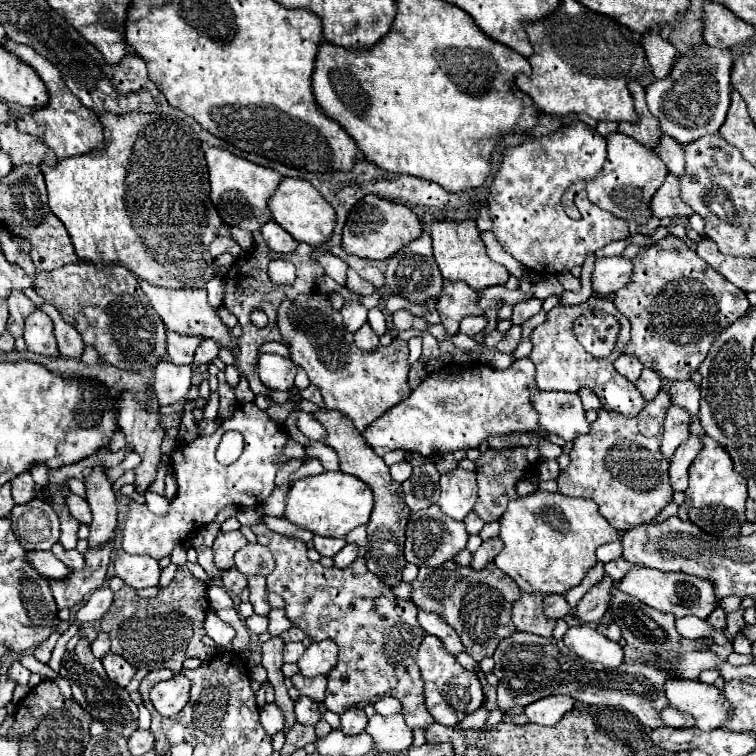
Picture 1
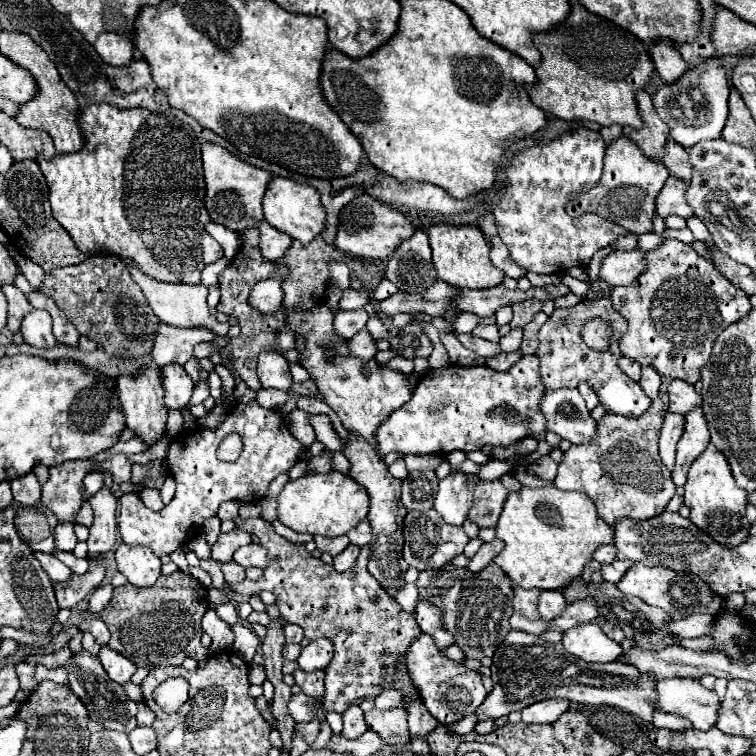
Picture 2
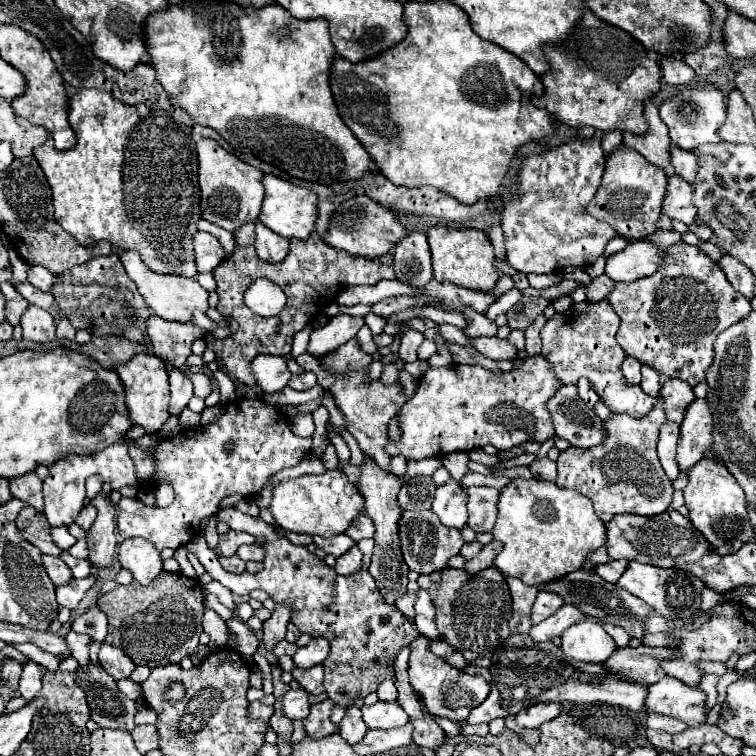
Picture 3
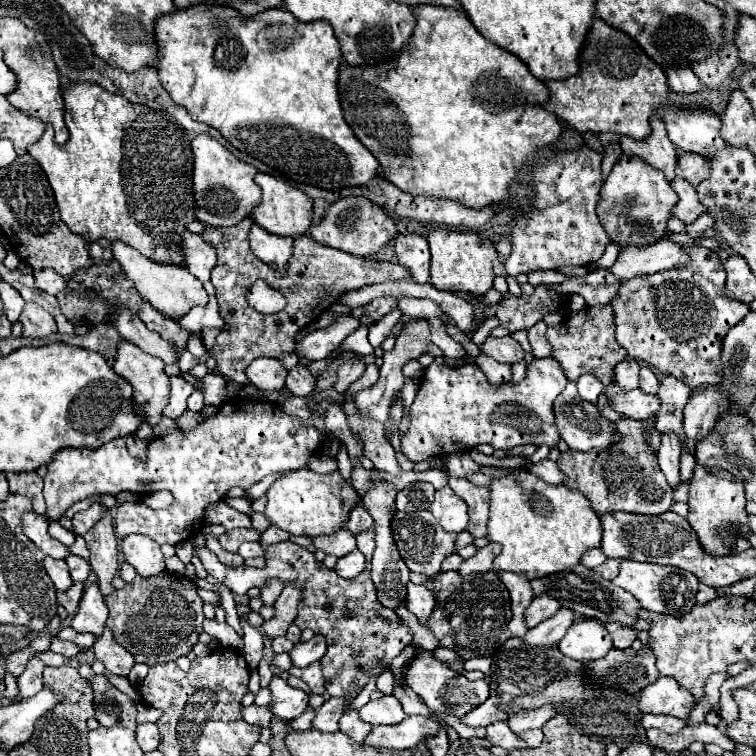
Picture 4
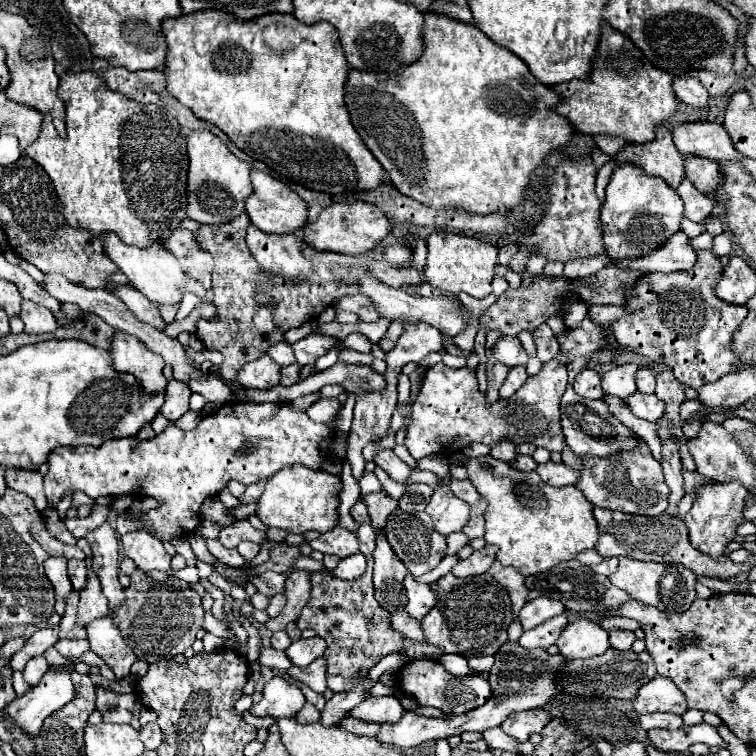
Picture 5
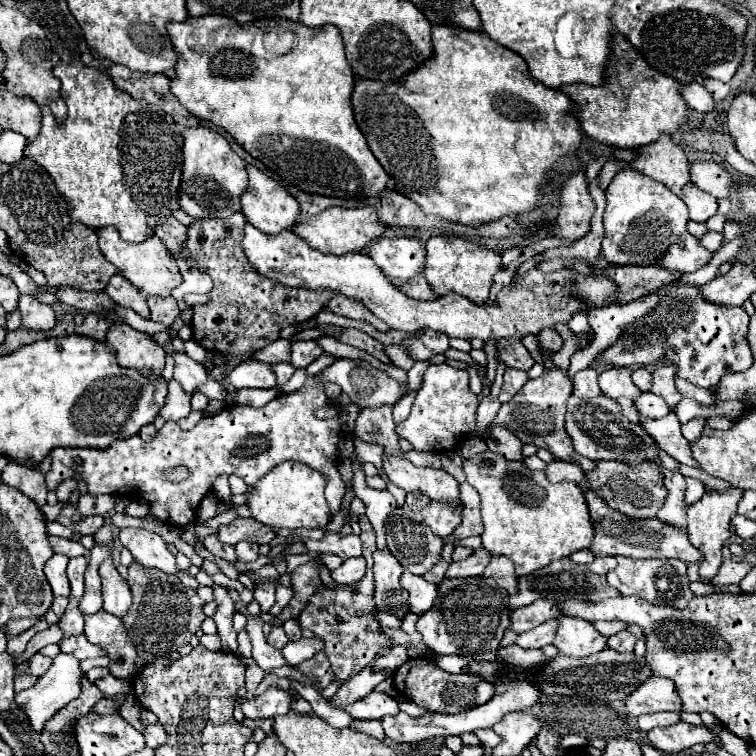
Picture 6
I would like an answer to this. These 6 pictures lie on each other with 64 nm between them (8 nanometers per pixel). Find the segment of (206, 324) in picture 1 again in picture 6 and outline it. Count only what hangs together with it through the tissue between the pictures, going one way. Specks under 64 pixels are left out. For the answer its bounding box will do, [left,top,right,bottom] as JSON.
[98,228,182,296]

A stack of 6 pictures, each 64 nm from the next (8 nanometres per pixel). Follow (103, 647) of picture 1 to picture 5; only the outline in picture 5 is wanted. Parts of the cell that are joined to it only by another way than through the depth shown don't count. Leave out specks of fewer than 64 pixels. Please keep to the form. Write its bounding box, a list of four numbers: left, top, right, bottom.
[78,572,108,626]

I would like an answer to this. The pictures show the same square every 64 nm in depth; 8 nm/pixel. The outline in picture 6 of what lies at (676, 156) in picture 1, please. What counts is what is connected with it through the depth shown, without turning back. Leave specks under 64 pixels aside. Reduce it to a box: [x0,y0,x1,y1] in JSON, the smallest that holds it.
[690,160,732,200]

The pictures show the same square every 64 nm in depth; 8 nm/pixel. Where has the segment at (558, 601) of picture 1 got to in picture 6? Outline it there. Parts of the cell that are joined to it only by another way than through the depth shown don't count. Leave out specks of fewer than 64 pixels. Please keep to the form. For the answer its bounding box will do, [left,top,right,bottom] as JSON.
[512,600,562,632]

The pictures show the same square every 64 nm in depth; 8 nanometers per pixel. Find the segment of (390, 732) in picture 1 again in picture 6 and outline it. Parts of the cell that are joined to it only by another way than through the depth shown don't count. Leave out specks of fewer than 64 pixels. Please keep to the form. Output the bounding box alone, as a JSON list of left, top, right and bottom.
[346,692,400,720]

